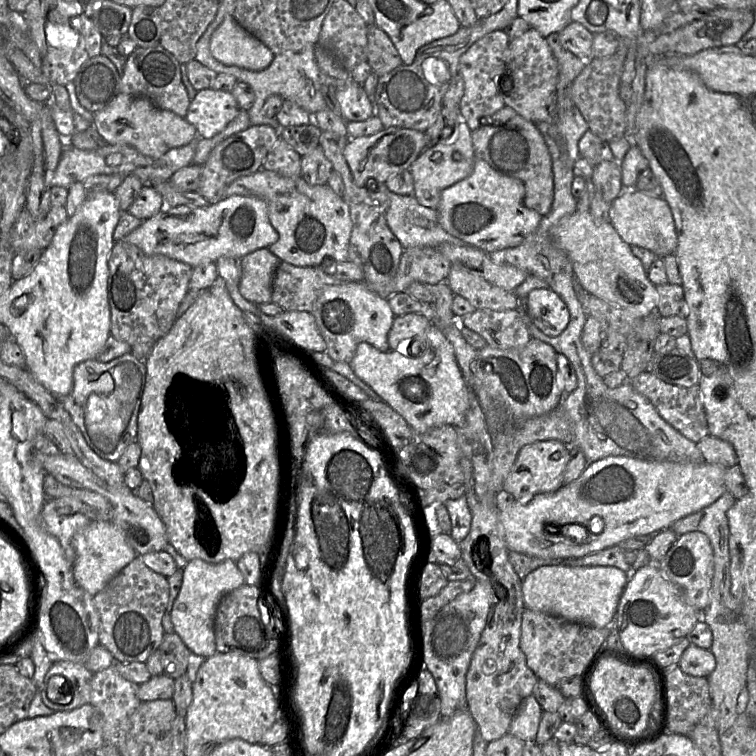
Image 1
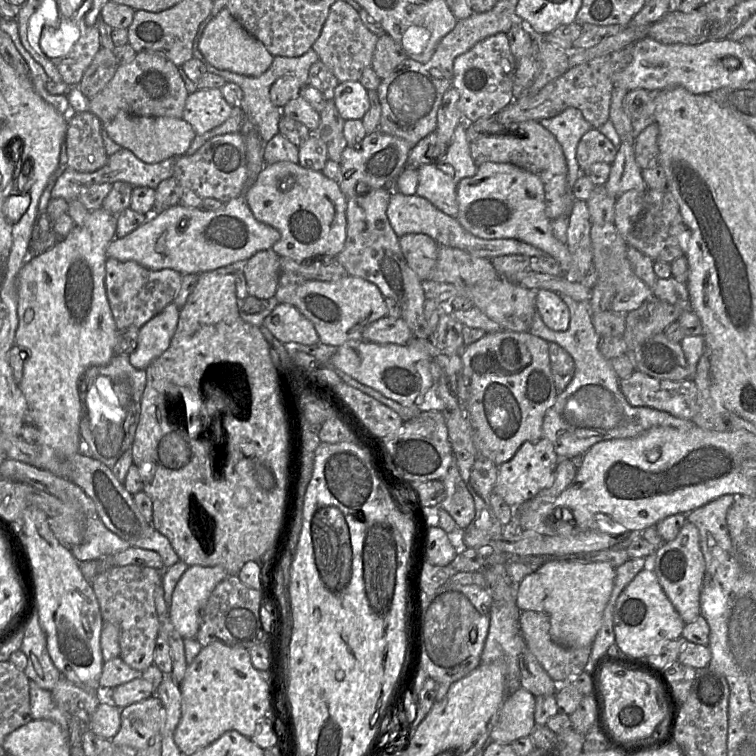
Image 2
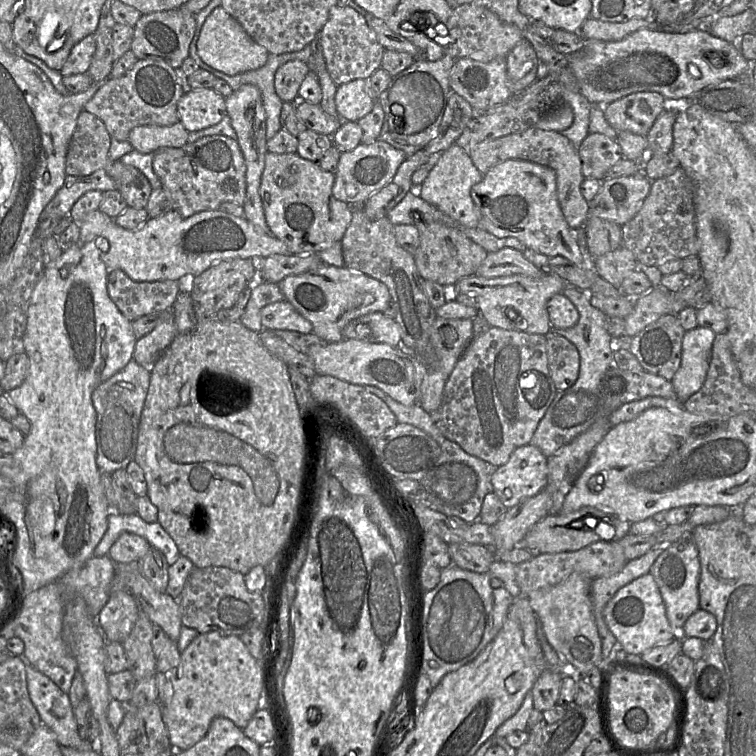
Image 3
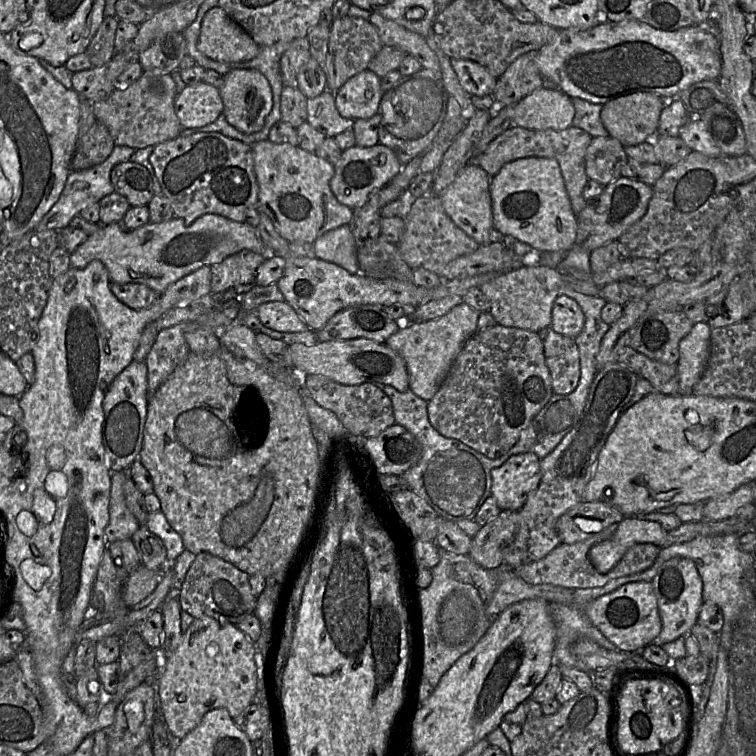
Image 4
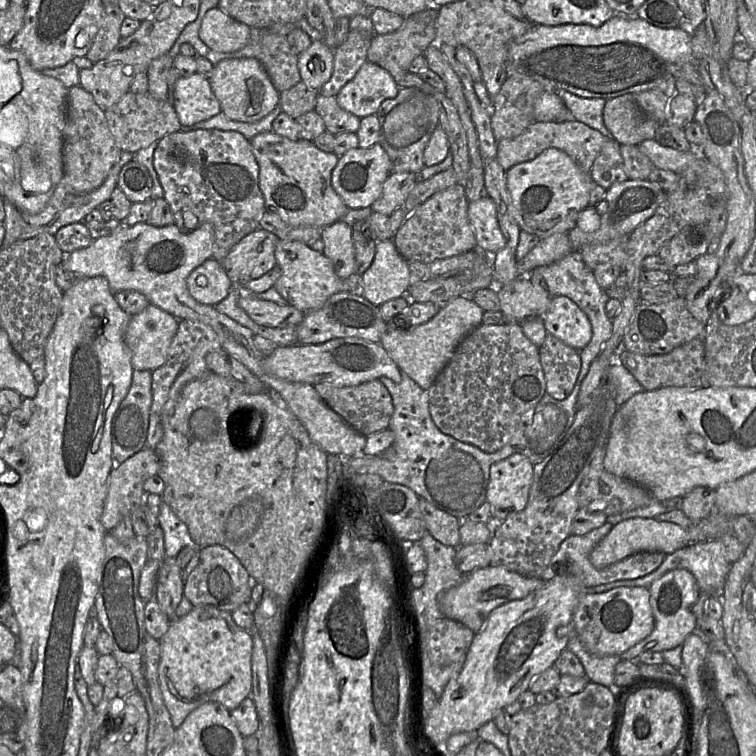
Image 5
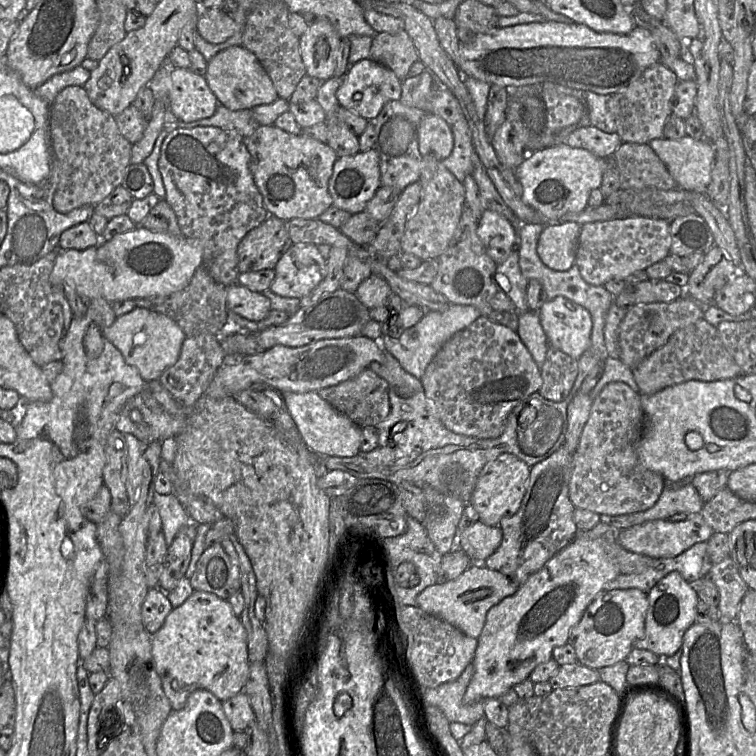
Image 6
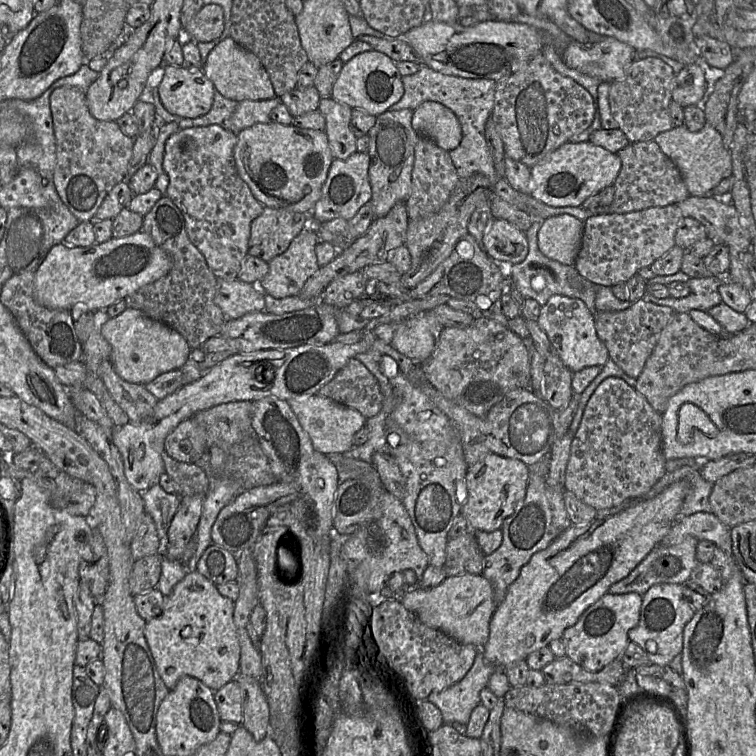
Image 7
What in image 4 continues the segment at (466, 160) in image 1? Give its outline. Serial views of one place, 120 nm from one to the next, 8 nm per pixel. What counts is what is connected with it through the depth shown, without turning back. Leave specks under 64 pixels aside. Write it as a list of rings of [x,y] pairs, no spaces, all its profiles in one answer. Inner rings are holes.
[[[469,162],[441,194],[436,194],[440,196],[443,207],[453,222],[480,245],[503,241],[504,237],[493,224],[490,178],[477,163]]]

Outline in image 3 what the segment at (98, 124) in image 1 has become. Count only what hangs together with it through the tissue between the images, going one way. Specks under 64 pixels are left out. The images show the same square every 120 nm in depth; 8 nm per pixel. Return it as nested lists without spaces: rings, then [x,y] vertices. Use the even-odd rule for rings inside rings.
[[[179,121],[170,126],[144,125],[133,128],[127,141],[140,153],[154,153],[164,147],[182,147],[189,132]]]

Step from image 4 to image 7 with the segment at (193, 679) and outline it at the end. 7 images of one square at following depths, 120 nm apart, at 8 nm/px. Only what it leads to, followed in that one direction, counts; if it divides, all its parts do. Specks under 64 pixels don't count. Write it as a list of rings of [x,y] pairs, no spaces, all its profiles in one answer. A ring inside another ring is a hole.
[[[187,571],[172,592],[165,596],[160,615],[145,624],[144,634],[159,675],[169,690],[183,676],[192,676],[216,691],[235,679],[240,670],[240,644],[234,624],[234,602],[222,596],[210,580],[199,572]]]

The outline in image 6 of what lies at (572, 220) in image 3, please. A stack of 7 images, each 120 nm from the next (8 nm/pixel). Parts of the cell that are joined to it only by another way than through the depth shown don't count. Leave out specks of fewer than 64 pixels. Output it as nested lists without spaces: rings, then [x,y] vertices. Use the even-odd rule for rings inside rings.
[[[584,126],[575,129],[563,141],[564,144],[575,148],[583,148],[597,157],[612,157],[616,149],[623,143],[620,136],[606,133],[595,126]]]

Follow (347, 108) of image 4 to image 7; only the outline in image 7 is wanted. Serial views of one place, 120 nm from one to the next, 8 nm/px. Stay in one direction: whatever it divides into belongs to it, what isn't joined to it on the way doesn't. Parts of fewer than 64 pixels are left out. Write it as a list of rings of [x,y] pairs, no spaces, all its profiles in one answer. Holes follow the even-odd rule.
[[[371,50],[344,63],[333,85],[331,97],[352,109],[360,109],[370,115],[378,116],[397,103],[403,95],[402,75],[399,73],[396,63],[387,55]]]

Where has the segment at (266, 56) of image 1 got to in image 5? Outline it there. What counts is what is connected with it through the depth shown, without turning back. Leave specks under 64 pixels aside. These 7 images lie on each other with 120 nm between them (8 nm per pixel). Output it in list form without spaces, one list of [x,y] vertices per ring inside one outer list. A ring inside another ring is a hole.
[[[218,7],[206,12],[199,30],[199,38],[217,52],[237,51],[247,44],[249,36],[249,26],[234,20]]]

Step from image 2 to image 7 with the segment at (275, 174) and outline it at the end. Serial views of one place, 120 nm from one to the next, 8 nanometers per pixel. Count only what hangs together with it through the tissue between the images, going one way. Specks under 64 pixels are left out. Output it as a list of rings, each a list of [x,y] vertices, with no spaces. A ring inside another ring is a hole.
[[[273,121],[256,123],[237,134],[234,158],[238,173],[264,207],[310,213],[322,194],[334,157],[325,131],[283,125]]]

